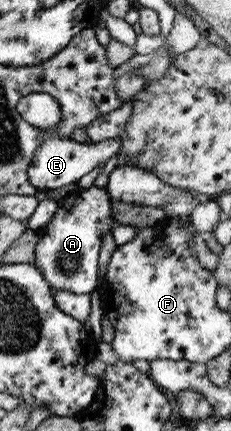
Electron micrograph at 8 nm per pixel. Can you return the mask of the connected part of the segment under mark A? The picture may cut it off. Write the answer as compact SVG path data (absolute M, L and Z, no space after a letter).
M91 186L89 189L79 189L64 195L55 202L57 206L47 226L38 232L32 264L53 289L69 291L76 295L89 294L97 289L99 284L96 267L98 267L100 234L110 232L116 226L111 221L106 190Z

